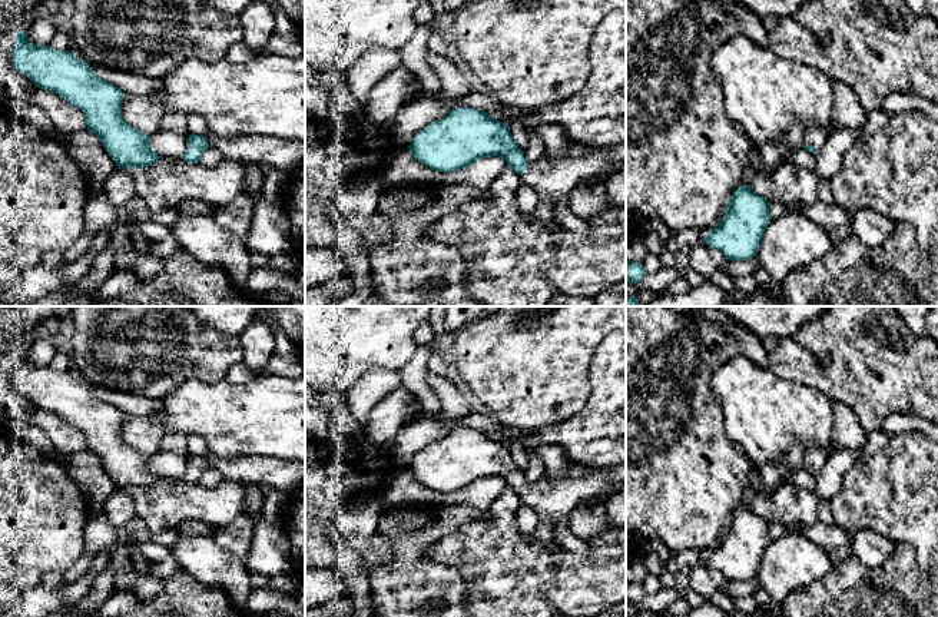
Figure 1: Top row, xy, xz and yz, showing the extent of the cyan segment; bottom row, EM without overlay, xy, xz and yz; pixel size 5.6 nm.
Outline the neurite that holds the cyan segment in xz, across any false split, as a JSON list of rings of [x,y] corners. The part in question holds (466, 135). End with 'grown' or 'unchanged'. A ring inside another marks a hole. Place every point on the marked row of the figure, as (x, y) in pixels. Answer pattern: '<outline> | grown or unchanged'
[[[468,106],[424,126],[407,150],[435,172],[455,172],[478,159],[500,156],[536,190],[538,200],[548,200],[554,208],[570,198],[586,176],[626,167],[626,145],[584,157],[528,162],[513,140],[510,126]]] | grown

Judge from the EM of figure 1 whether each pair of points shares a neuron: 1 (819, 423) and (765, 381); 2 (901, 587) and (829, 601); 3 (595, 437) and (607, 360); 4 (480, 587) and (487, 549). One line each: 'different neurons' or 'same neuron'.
1: same neuron
2: same neuron
3: same neuron
4: same neuron

